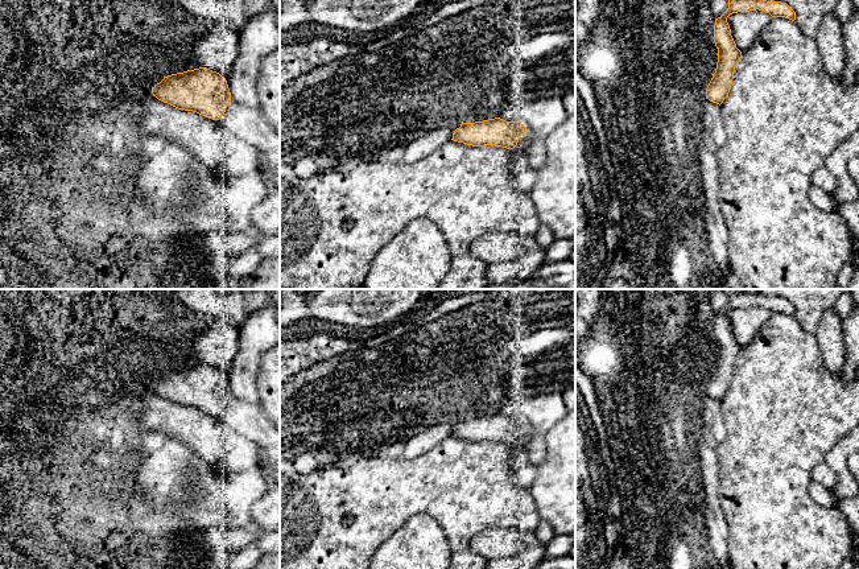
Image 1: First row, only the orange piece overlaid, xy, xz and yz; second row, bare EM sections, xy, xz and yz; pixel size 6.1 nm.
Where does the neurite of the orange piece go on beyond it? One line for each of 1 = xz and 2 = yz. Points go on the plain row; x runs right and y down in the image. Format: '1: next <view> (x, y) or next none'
1: next none
2: next none

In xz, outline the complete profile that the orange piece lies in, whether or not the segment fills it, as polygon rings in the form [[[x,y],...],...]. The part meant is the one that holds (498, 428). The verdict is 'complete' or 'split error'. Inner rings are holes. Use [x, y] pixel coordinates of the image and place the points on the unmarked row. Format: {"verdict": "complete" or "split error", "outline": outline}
{"verdict": "complete", "outline": [[[500,413],[475,418],[462,418],[453,429],[454,437],[472,442],[495,441],[513,445],[526,424],[520,417],[505,417]]]}

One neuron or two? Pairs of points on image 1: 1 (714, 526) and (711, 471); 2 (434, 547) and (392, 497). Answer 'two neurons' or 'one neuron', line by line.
1: one neuron
2: two neurons

